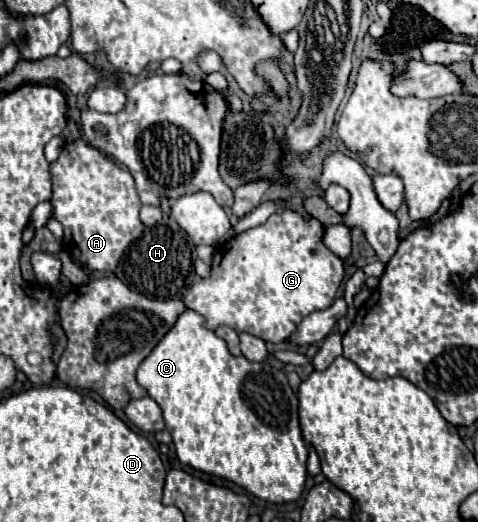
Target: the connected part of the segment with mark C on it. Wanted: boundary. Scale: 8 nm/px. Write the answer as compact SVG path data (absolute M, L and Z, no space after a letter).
M195 310L179 314L175 326L137 368L137 382L161 406L165 426L171 426L177 458L195 470L227 478L257 498L269 502L297 500L307 476L307 446L299 428L297 396L289 388L287 376L267 362L259 364L243 356L231 356L227 344L207 330L203 322L205 318Z

